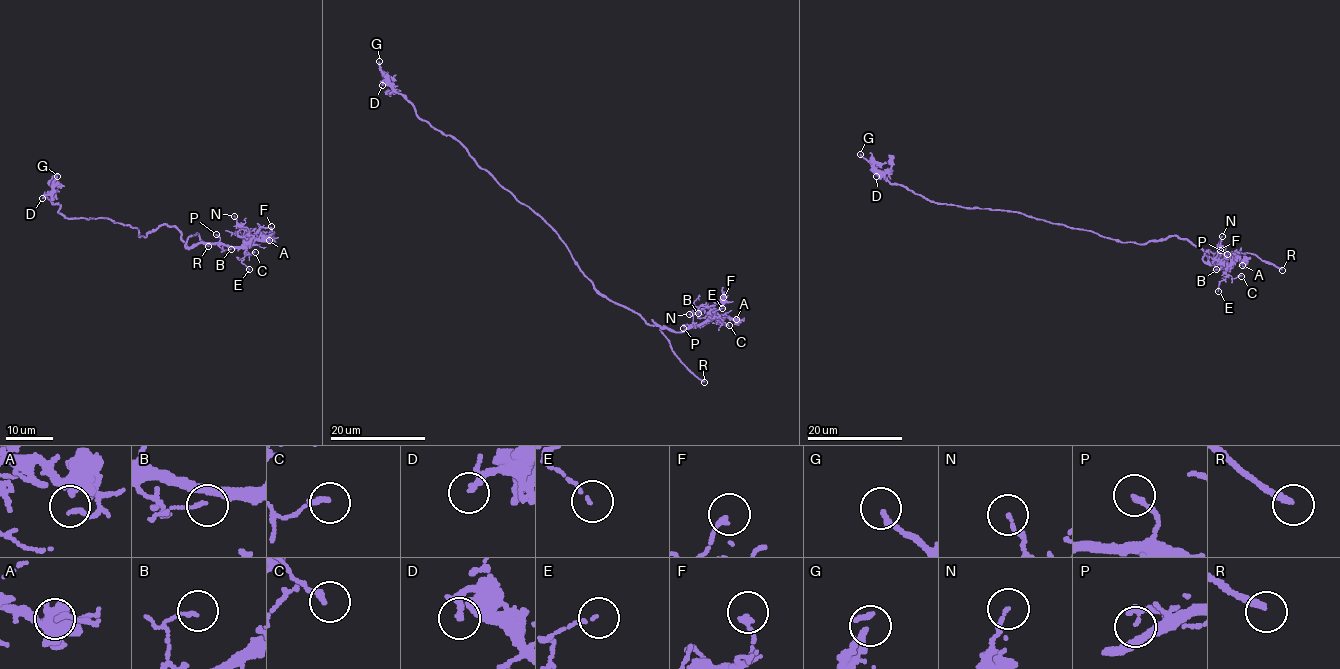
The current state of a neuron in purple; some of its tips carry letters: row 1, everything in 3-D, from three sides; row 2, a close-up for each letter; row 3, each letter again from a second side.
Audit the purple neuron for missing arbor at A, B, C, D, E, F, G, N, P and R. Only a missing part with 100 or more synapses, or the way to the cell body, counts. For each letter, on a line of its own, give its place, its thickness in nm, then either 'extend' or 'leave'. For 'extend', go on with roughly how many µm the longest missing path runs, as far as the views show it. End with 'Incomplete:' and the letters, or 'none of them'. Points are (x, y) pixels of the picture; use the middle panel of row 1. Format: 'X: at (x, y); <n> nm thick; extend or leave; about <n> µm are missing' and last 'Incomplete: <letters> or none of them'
A: at (736, 319); 140 nm thick; leave
B: at (698, 313); 110 nm thick; leave
C: at (729, 325); 190 nm thick; leave
D: at (382, 85); 170 nm thick; leave
E: at (722, 308); 100 nm thick; leave
F: at (723, 297); 150 nm thick; leave
G: at (379, 61); 200 nm thick; leave
N: at (689, 314); 100 nm thick; leave
P: at (683, 328); 180 nm thick; leave
R: at (704, 382); 240 nm thick; extend; about 45 µm are missing
Incomplete: R

